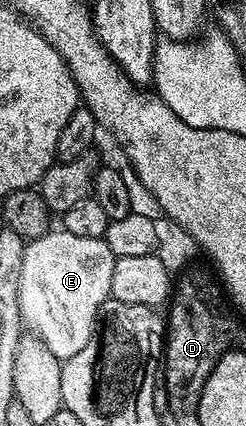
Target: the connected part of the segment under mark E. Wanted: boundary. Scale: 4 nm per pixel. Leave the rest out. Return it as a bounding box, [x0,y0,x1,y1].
[19,228,115,360]

